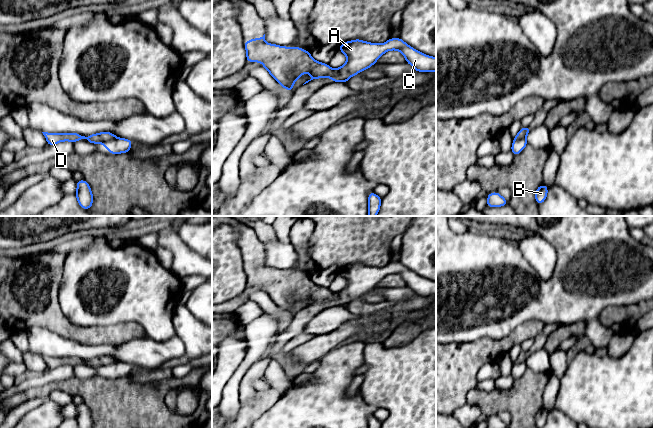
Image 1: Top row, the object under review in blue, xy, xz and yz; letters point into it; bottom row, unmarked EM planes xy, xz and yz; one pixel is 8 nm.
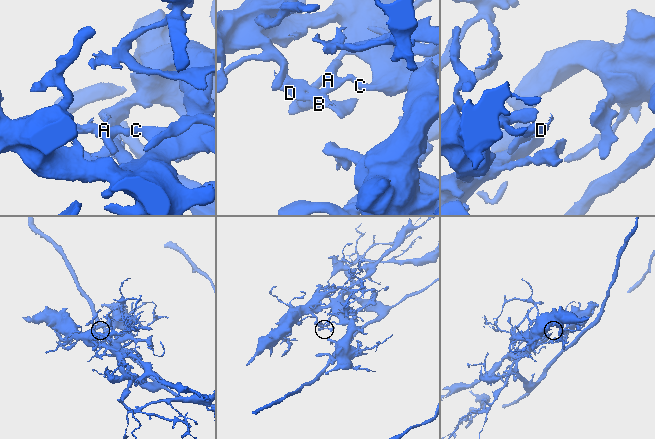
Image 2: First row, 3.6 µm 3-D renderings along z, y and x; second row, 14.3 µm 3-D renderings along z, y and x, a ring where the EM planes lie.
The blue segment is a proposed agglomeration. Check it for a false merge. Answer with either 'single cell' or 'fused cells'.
fused cells

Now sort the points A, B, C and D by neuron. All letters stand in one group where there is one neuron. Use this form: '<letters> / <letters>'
A B C / D

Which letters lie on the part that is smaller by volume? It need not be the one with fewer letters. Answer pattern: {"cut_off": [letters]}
{"cut_off": ["D"]}

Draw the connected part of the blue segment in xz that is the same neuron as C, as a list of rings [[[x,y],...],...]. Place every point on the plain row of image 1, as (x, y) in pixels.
[[[390,262],[383,268],[369,267],[360,263],[344,266],[339,275],[347,280],[347,286],[334,294],[330,303],[343,306],[376,288],[377,283],[389,274],[399,274],[417,296],[436,296],[436,281],[425,279],[410,271],[401,262]]]

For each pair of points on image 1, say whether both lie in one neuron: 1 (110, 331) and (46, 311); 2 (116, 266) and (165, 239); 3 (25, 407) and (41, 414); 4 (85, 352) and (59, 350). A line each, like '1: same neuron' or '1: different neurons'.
1: same neuron
2: different neurons
3: different neurons
4: same neuron

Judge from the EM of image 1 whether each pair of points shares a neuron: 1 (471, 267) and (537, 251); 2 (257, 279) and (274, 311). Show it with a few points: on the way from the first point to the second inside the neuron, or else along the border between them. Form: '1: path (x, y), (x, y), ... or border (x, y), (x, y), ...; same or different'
1: border (517, 245), (523, 257), (536, 274); different
2: border (263, 290), (279, 308); different

